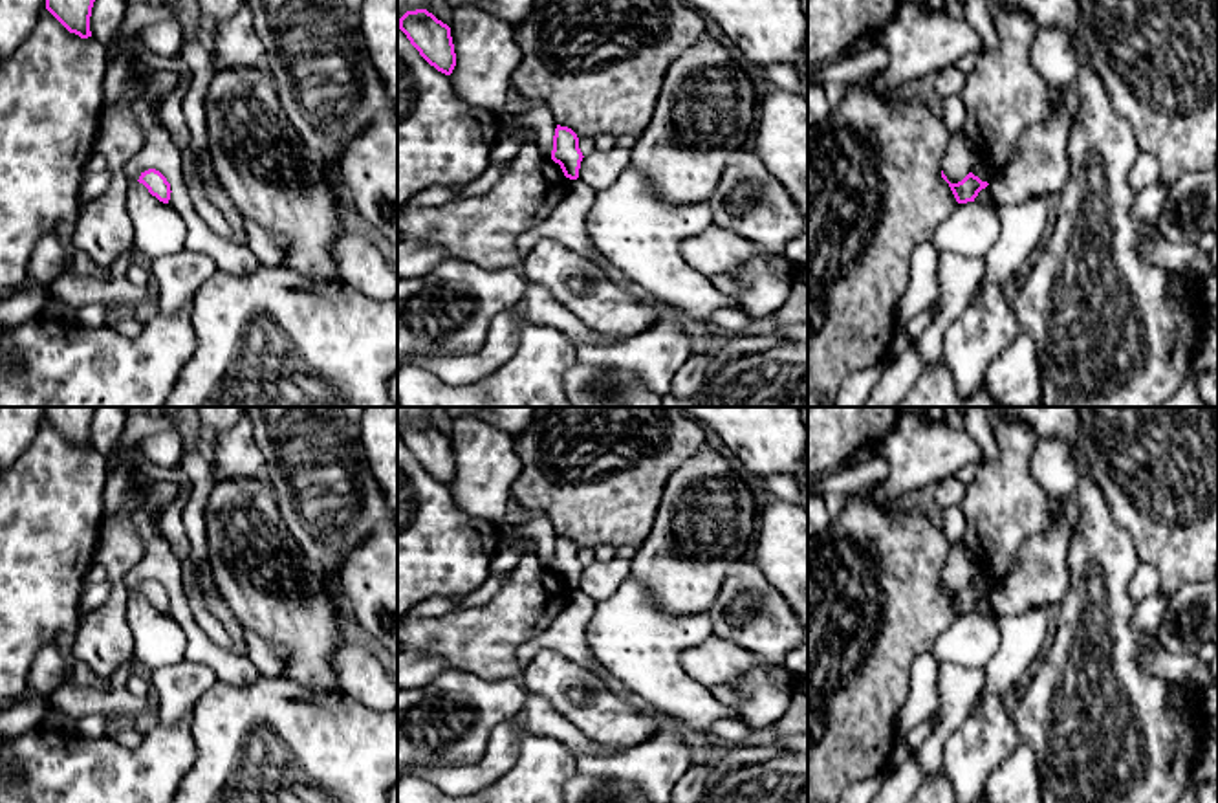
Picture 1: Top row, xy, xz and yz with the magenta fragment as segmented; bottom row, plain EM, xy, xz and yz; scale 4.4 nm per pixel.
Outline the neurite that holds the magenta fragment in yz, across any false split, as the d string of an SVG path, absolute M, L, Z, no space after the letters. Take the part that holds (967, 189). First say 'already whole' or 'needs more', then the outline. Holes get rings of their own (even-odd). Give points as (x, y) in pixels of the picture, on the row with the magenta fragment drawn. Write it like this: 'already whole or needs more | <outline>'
already whole | M941 170L941 178L949 183L958 204L974 202L978 192L989 185L987 182L982 182L978 176L974 176L973 172L969 172L958 183L951 183L947 176L943 174L943 170Z

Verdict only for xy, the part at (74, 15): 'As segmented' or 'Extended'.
As segmented

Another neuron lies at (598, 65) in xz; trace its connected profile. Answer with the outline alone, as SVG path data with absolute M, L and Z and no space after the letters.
M533 0L529 13L515 24L515 40L522 51L522 62L513 73L511 86L527 99L540 99L560 126L571 128L577 138L595 139L599 136L639 136L650 125L656 99L663 86L669 64L701 37L707 35L707 18L689 7L683 0Z

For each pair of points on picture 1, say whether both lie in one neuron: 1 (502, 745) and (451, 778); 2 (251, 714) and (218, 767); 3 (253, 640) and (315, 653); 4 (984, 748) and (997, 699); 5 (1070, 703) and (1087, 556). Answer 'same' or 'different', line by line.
1: same
2: same
3: different
4: same
5: same

